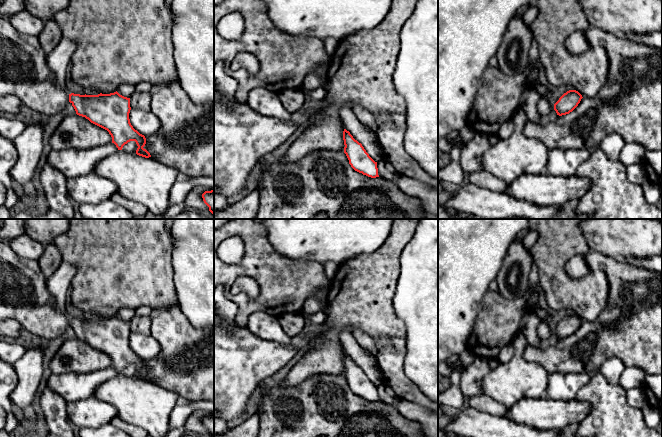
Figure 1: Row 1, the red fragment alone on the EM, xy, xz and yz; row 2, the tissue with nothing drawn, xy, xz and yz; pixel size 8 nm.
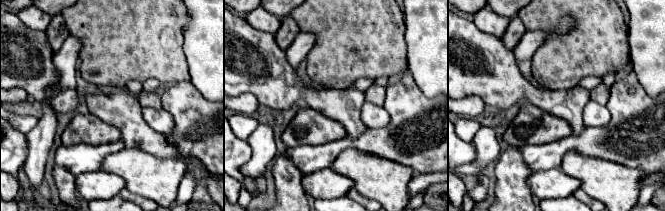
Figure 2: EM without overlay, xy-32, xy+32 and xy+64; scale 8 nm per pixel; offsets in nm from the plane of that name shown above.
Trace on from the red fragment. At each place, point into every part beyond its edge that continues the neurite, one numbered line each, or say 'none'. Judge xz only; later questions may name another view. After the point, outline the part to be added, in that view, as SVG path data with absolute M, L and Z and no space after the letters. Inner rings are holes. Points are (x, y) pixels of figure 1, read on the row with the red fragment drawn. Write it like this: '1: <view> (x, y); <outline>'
none

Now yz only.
1: yz (544, 107); M540 98L537 103L537 112L541 116L550 114L554 110L554 104L549 102L546 98Z

